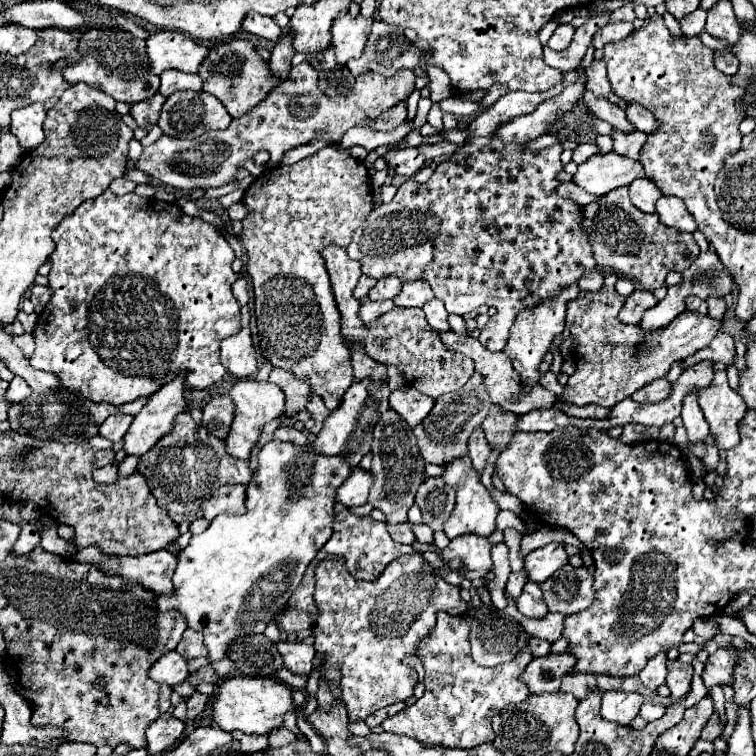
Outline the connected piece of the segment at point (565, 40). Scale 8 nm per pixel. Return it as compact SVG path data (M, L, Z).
M558 25L558 29L552 33L552 37L548 41L548 47L550 49L566 49L568 43L572 41L572 35L574 35L572 25Z

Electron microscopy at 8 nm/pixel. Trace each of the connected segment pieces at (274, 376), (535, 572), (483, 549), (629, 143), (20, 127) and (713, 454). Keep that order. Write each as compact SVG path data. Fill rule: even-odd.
M278 367L272 369L268 381L276 383L284 391L284 395L286 395L286 415L290 419L294 419L298 413L306 411L308 397L310 397L308 383L302 383L294 373L288 373L288 371L278 369Z
M550 543L546 547L534 549L524 557L524 571L528 573L528 579L534 583L544 583L550 579L560 567L568 563L568 553L562 545Z
M458 537L456 541L450 541L444 549L435 548L432 544L423 544L415 541L412 546L417 552L434 551L444 557L444 561L460 559L468 571L490 571L492 559L490 549L492 543L484 537Z
M614 129L612 139L614 139L614 153L638 161L644 139L646 139L646 133L640 133L640 131L636 131L636 133L620 133L620 131Z
M32 103L12 113L10 131L18 137L24 151L34 149L44 141L44 131L42 131L44 119L46 119L46 109L40 103Z
M708 437L706 445L708 445L708 451L706 451L702 463L704 463L704 469L706 469L706 471L714 471L714 469L718 467L718 449L716 449L712 437Z

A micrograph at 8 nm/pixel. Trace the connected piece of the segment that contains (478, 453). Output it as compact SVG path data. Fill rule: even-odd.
M482 427L476 429L476 433L472 433L472 441L468 441L468 457L472 459L472 467L482 473L486 463L488 463L488 455L490 455L490 445L486 443L484 431Z

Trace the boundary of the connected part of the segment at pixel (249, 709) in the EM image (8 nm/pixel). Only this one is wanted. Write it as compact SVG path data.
M230 677L220 683L218 693L212 699L214 721L224 731L242 731L242 733L256 733L268 735L274 729L284 725L284 717L288 711L298 709L292 691L286 685L270 679L270 677Z

